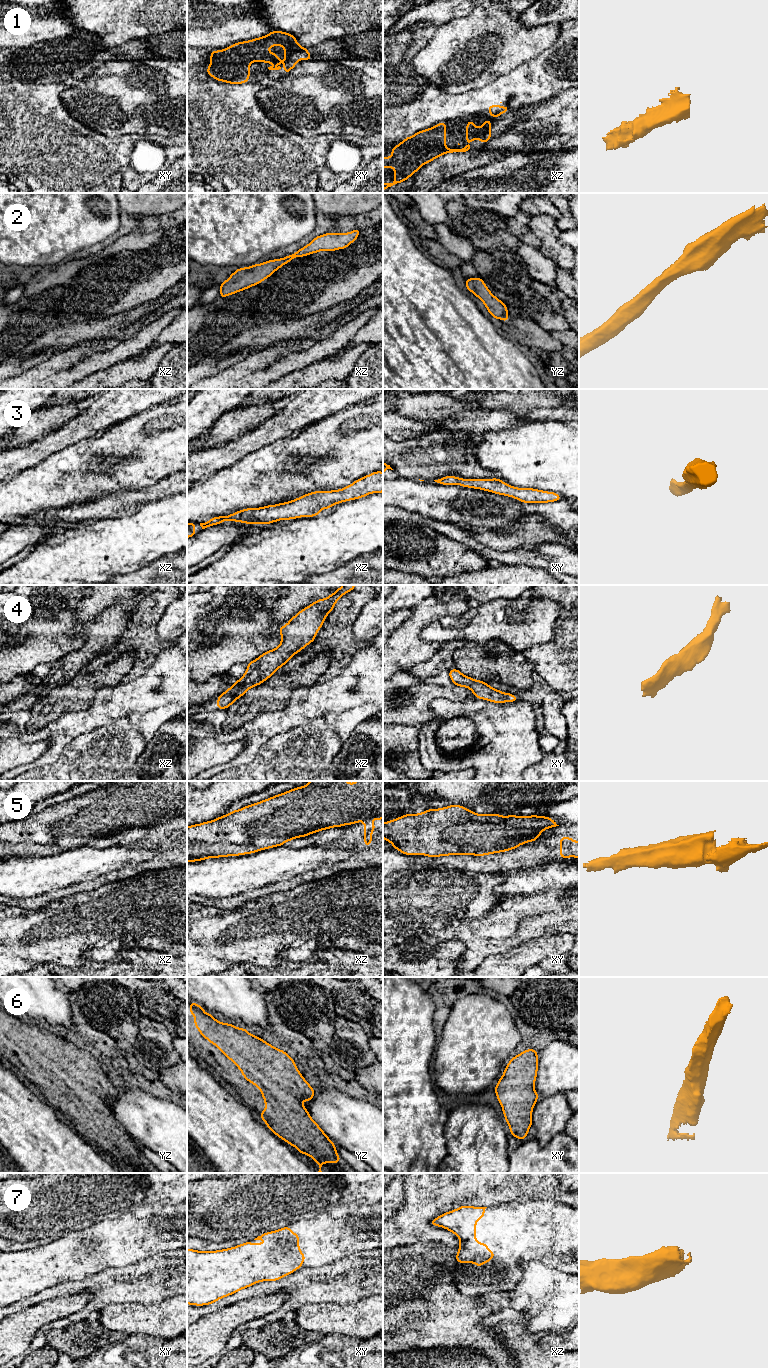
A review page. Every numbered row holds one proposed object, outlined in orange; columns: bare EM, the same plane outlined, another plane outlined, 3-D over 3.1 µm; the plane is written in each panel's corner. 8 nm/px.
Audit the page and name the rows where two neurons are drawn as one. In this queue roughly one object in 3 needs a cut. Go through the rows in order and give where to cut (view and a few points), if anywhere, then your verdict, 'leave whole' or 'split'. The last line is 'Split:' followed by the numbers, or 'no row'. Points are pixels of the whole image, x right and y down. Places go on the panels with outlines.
1: no cut | leave whole
2: no cut | leave whole
3: no cut | leave whole
4: no cut | leave whole
5: no cut | leave whole
6: no cut | leave whole
7: no cut | leave whole
Split: no row

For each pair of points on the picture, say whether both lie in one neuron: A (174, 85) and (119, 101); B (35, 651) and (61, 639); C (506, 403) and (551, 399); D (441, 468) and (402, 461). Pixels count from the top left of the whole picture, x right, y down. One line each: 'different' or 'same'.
A: same
B: same
C: same
D: same

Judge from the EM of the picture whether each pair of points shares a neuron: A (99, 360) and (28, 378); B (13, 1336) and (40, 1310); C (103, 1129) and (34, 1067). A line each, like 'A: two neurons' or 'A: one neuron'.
A: one neuron
B: one neuron
C: one neuron

